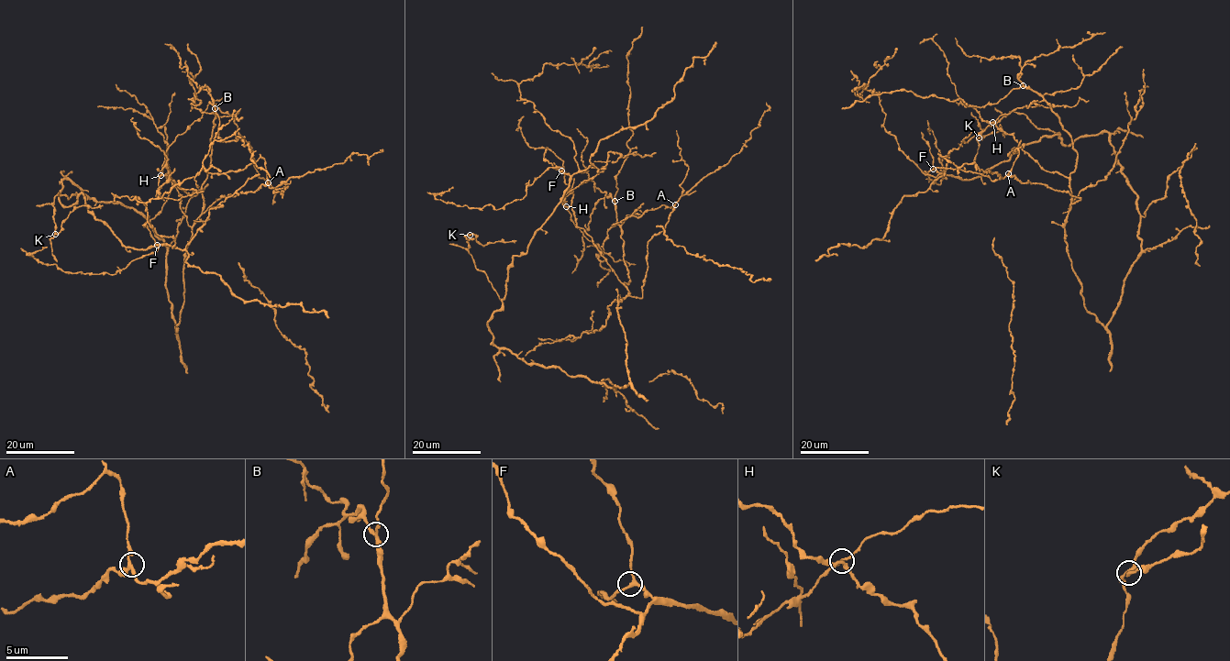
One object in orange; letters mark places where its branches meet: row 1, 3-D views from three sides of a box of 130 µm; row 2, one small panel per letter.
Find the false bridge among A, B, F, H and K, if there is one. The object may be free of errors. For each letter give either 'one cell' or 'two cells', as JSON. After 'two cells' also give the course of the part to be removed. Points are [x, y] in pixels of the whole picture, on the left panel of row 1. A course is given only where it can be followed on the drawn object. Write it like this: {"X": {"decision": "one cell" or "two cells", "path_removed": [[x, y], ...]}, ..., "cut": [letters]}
{"A": {"decision": "one cell"}, "B": {"decision": "one cell"}, "F": {"decision": "one cell"}, "H": {"decision": "two cells", "path_removed": [[160, 175], [164, 155], [176, 137], [184, 133], [202, 115], [210, 102], [221, 100], [224, 96]]}, "K": {"decision": "one cell"}, "cut": ["H"]}

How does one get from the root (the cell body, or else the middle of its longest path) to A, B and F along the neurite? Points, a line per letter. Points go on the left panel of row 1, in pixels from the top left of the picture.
A: (151, 224), (167, 248), (166, 290), (176, 333), (193, 223), (221, 196), (268, 182)
B: (151, 224), (167, 248), (166, 290), (176, 333), (185, 250), (203, 206), (215, 108)
F: (151, 224), (62, 181), (63, 206), (83, 193), (89, 213), (125, 247), (157, 245)

